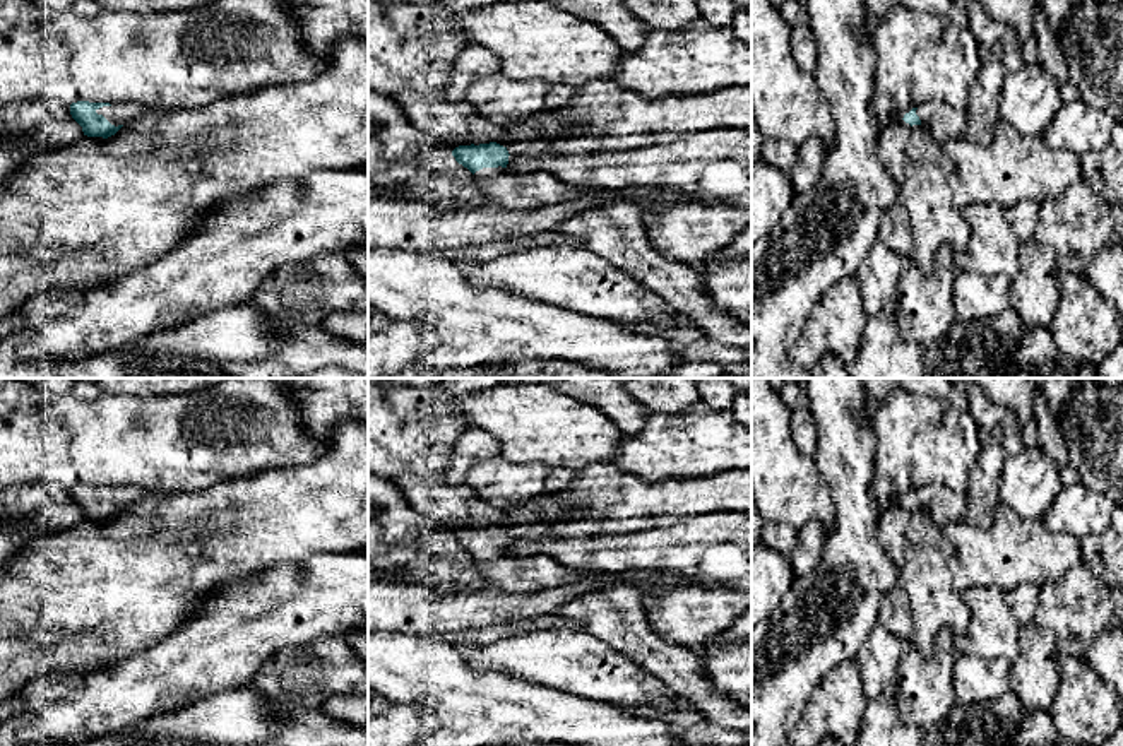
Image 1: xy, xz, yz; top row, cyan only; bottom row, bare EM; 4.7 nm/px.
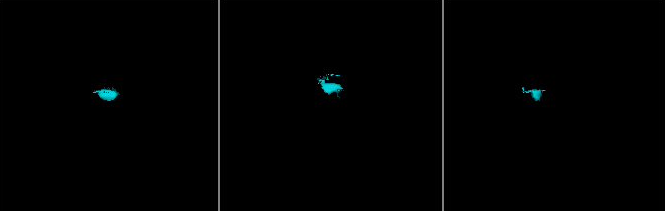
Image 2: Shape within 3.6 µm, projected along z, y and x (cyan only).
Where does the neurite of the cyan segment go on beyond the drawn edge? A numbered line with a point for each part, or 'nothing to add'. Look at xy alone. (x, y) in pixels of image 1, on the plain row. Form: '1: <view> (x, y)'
1: xy (117, 498)

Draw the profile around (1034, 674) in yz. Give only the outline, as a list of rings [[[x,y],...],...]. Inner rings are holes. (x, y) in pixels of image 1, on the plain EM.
[[[1032,623],[1020,630],[1022,648],[1010,667],[1010,691],[1031,710],[1049,710],[1058,691],[1060,650],[1051,631]]]

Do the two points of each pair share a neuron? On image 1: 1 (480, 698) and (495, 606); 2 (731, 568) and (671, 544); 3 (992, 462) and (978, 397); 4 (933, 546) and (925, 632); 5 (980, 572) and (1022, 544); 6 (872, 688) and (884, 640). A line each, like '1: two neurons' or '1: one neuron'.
1: two neurons
2: one neuron
3: two neurons
4: one neuron
5: one neuron
6: one neuron

